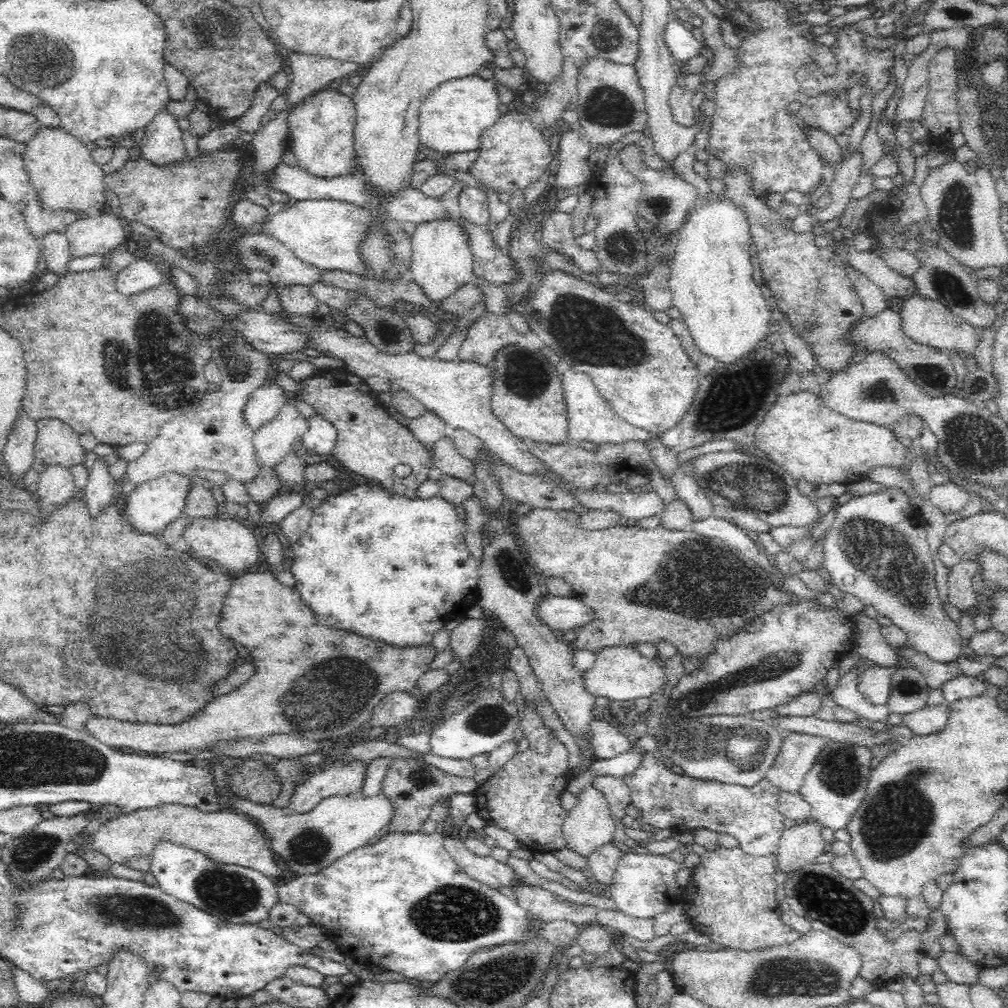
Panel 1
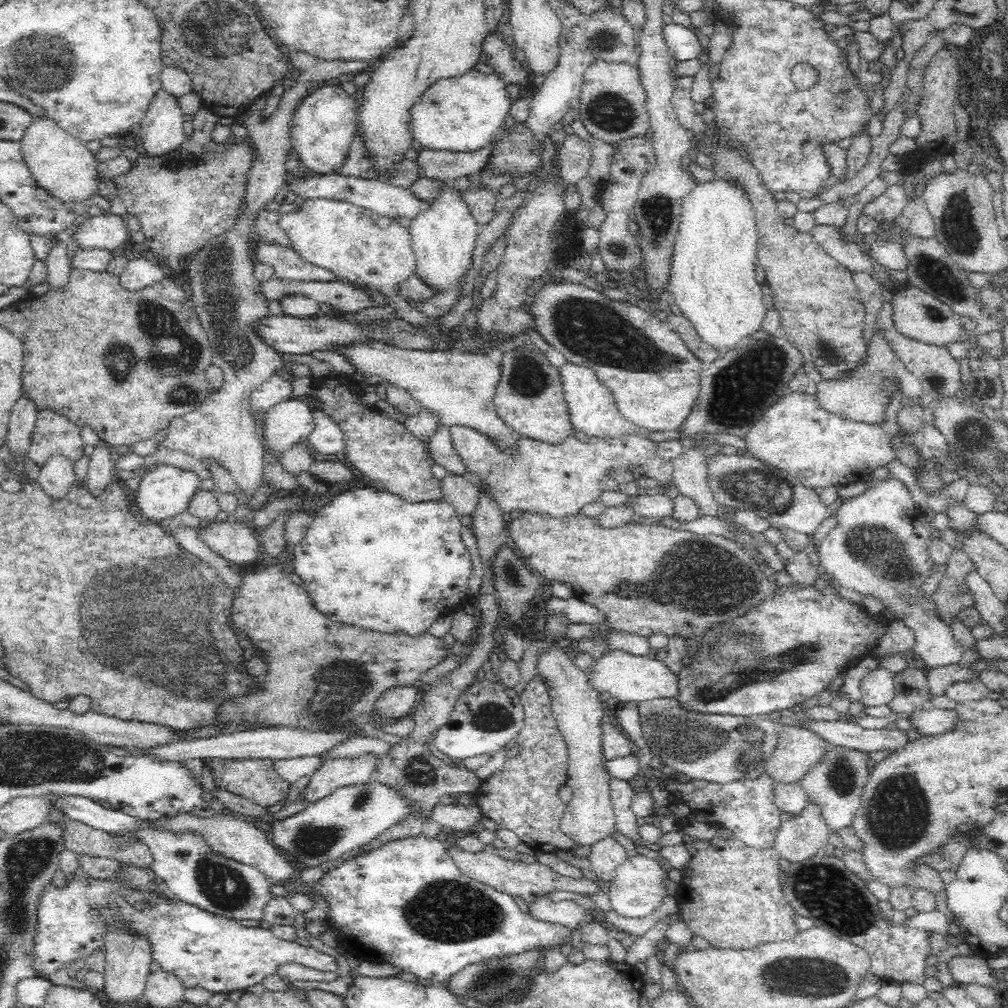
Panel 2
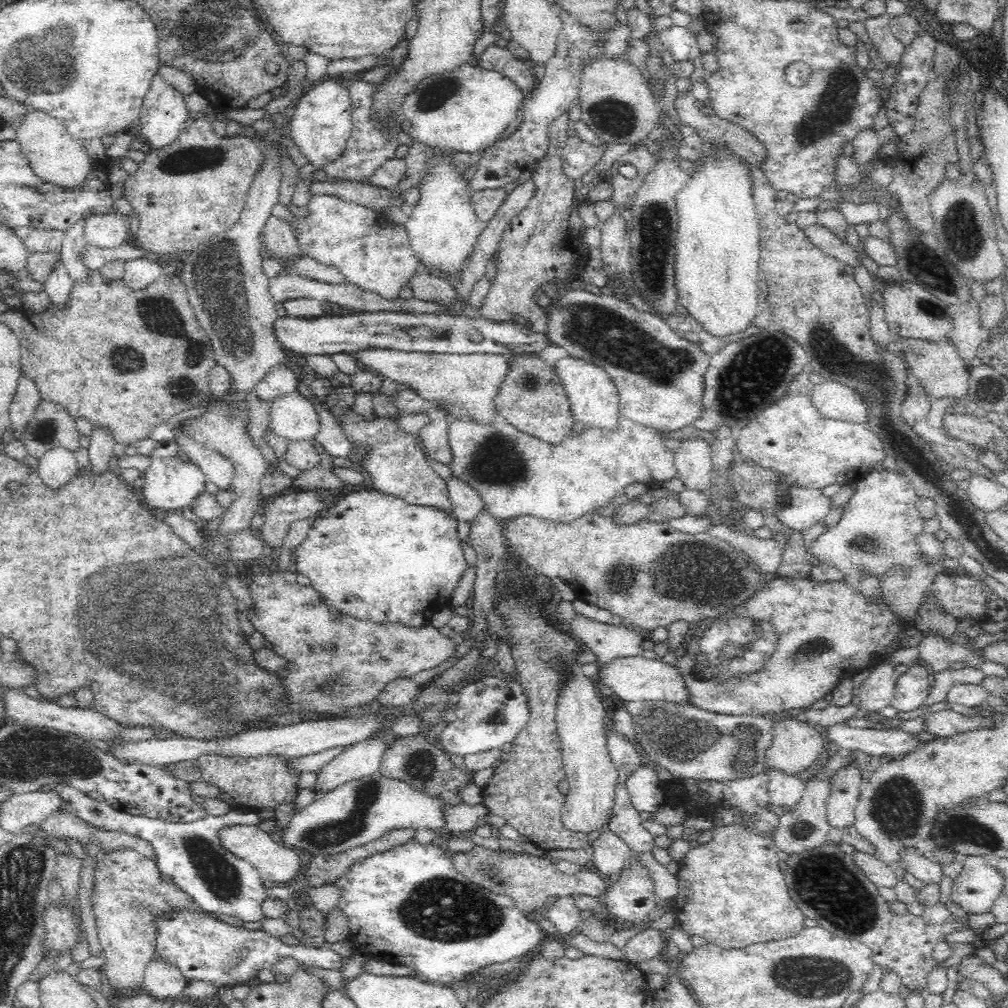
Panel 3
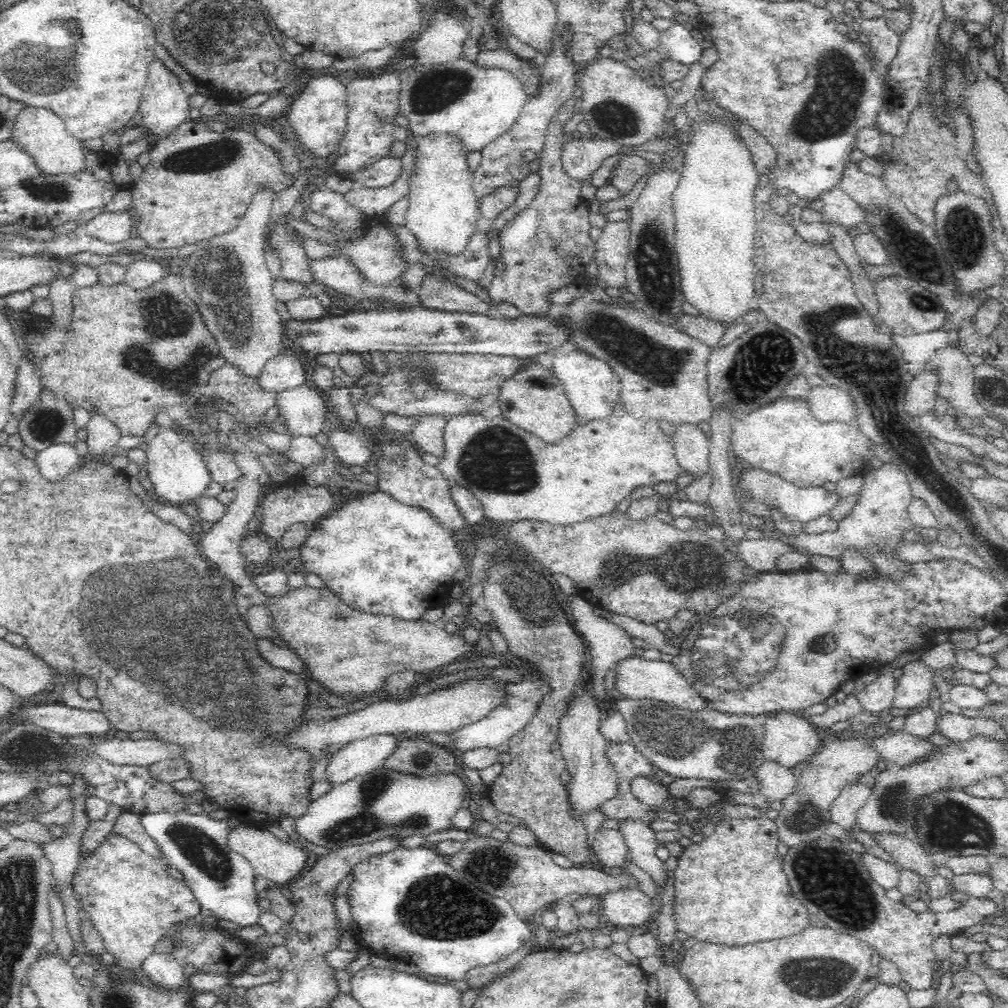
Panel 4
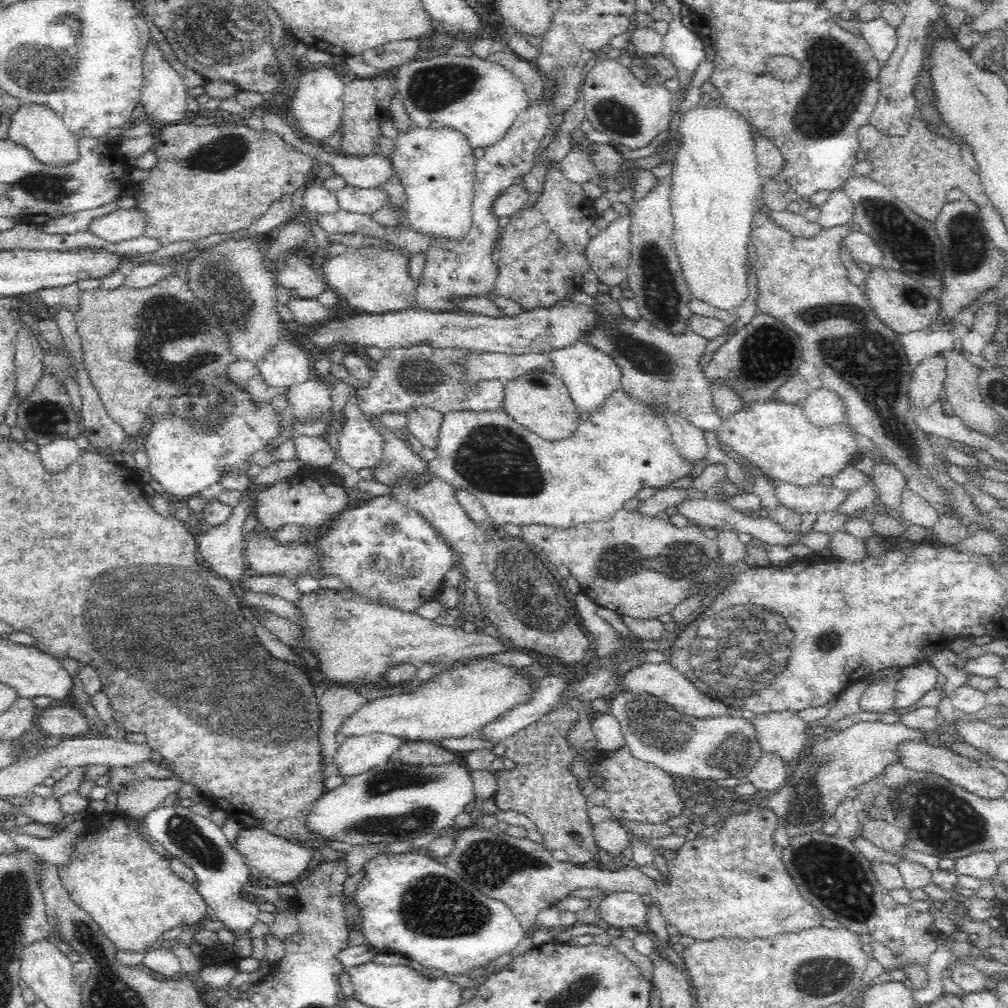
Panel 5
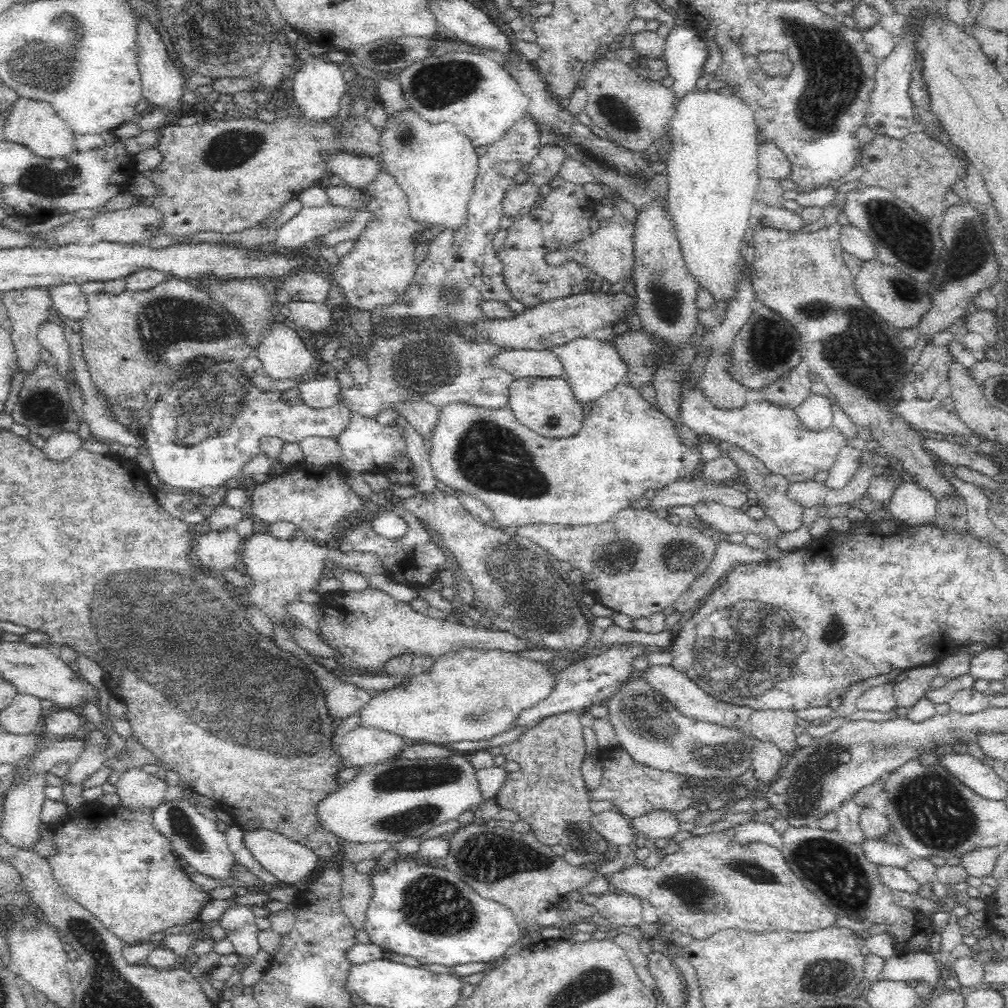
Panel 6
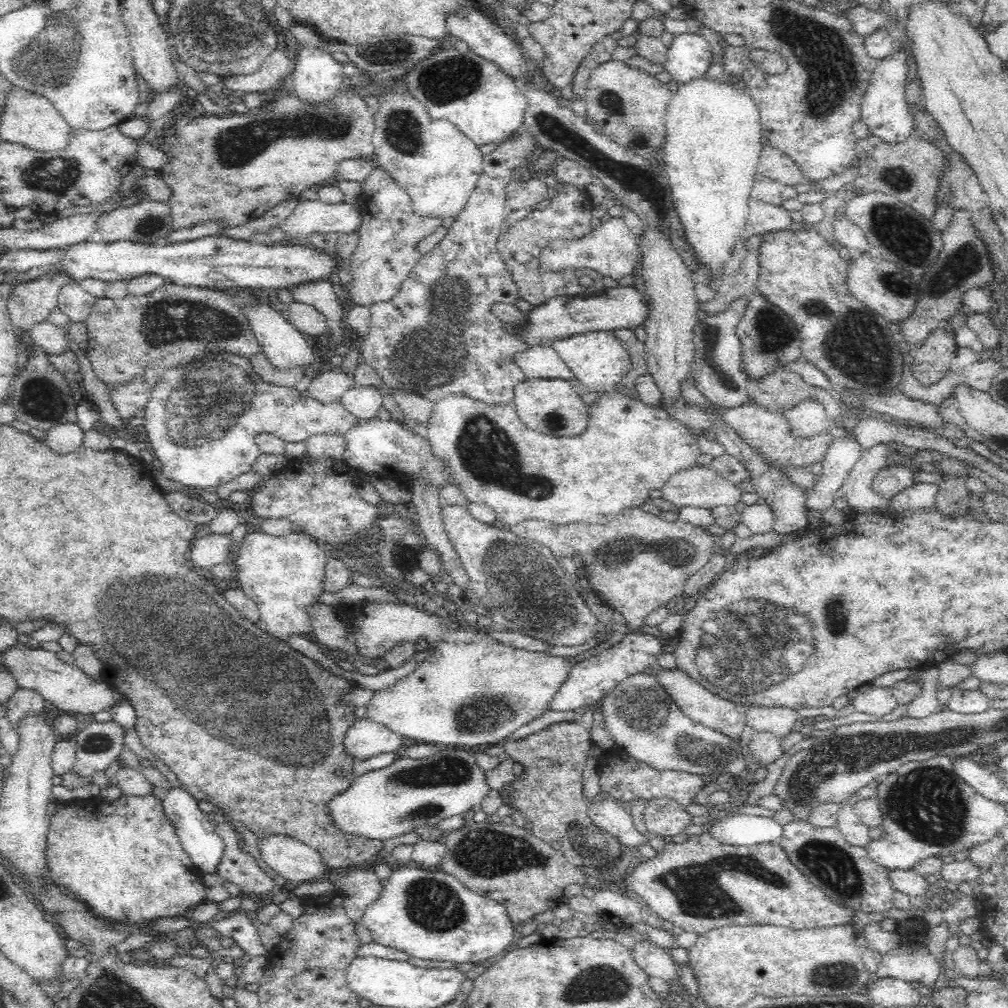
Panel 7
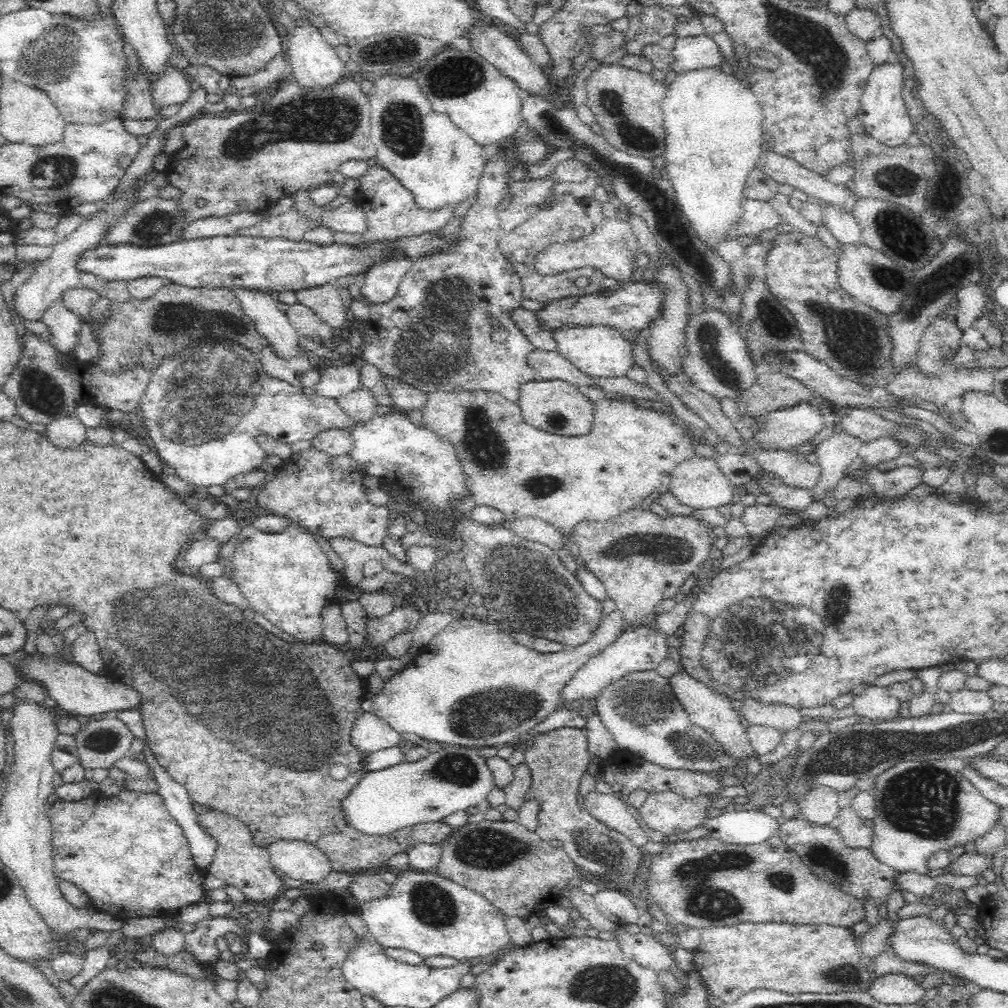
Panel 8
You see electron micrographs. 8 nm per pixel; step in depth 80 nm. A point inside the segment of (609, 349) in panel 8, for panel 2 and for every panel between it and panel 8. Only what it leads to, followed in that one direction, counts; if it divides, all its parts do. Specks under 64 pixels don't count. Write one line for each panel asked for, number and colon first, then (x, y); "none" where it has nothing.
2: (593, 410)
3: (593, 397)
4: (592, 386)
5: (590, 374)
6: (593, 367)
7: (599, 360)

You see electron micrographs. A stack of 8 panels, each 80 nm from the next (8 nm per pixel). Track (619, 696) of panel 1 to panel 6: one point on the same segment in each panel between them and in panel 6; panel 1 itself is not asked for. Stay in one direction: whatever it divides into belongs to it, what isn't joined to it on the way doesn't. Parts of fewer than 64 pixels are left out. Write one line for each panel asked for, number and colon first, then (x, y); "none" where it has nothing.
2: (629, 678)
3: (634, 678)
4: (636, 678)
5: (661, 679)
6: (692, 701)

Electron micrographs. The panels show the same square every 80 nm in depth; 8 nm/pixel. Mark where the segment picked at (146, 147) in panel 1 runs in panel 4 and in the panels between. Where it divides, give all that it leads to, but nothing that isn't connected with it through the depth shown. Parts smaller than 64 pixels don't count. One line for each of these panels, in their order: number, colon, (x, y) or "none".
2: (161, 131)
3: (163, 112)
4: (164, 105)

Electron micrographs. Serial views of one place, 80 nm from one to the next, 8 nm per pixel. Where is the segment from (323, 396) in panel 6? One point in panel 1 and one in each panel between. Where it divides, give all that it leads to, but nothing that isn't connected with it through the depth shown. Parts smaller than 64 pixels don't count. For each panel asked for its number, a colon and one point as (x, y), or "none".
1: (275, 438)
2: (288, 422)
3: (293, 416)
4: (303, 409)
5: (311, 398)

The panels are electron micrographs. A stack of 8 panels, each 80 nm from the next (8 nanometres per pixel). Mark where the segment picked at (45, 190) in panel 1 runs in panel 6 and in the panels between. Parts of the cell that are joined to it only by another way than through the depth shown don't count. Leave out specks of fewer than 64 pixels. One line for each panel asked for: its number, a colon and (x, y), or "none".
2: (63, 165)
3: (54, 155)
4: (41, 133)
5: (37, 127)
6: (35, 124)

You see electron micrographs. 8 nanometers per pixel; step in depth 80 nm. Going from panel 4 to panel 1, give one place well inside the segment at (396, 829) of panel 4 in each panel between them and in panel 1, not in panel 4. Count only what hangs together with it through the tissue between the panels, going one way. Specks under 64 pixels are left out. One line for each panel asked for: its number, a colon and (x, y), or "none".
1: (305, 843)
2: (355, 814)
3: (359, 812)

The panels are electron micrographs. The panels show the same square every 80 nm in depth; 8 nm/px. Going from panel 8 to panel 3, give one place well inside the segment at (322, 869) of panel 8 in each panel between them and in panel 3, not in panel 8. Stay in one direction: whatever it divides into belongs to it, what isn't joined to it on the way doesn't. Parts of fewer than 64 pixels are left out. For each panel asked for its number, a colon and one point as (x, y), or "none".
3: (281, 864)
4: (274, 859)
5: (272, 856)
6: (289, 861)
7: (296, 861)

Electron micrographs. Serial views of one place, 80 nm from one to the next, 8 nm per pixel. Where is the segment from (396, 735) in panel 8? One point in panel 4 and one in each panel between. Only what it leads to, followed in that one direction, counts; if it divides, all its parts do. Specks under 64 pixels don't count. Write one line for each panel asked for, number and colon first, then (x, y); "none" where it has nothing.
4: (361, 756)
5: (359, 753)
6: (363, 747)
7: (366, 738)

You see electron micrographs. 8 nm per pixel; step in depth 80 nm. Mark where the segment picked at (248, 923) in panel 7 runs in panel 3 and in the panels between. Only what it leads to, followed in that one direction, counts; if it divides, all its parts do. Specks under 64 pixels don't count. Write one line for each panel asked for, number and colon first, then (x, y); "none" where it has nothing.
3: (190, 852)
4: (223, 881)
5: (221, 872)
6: (238, 921)

